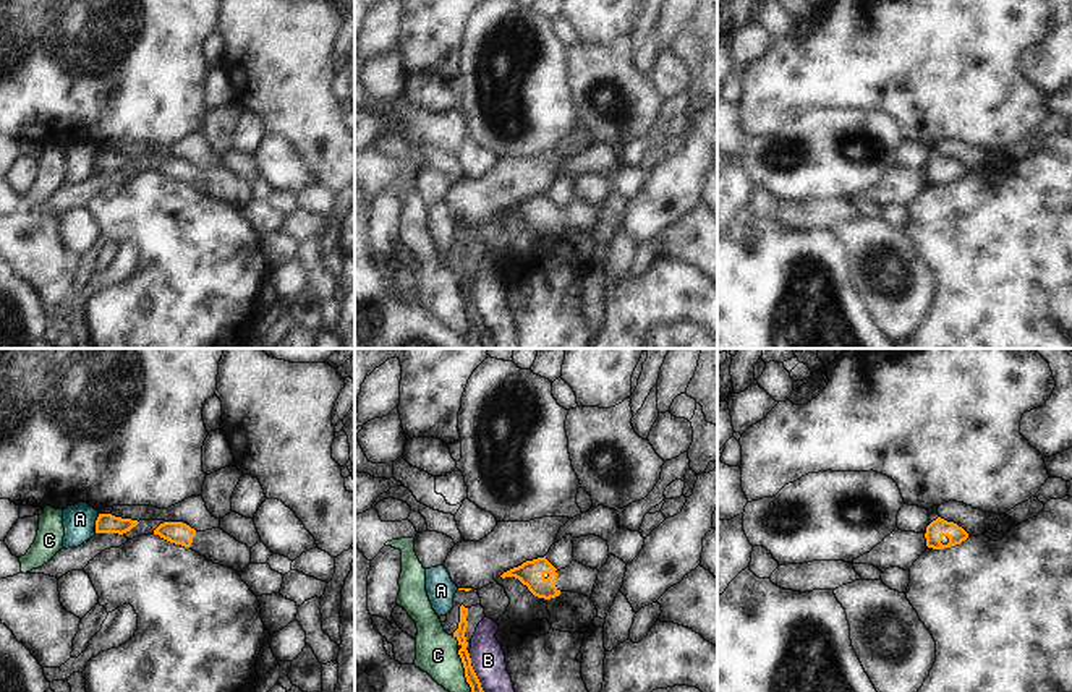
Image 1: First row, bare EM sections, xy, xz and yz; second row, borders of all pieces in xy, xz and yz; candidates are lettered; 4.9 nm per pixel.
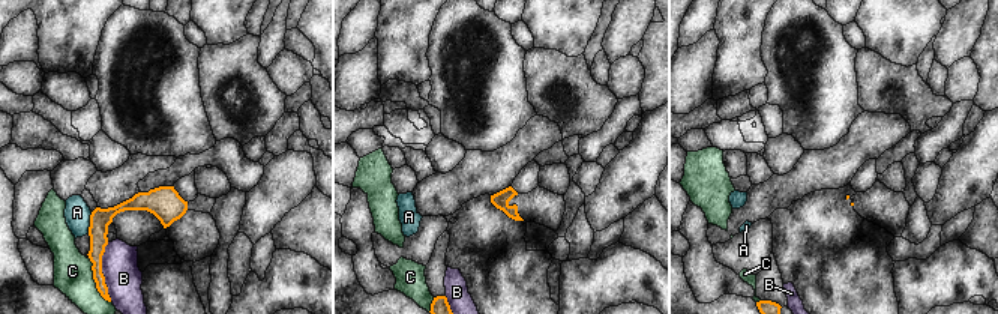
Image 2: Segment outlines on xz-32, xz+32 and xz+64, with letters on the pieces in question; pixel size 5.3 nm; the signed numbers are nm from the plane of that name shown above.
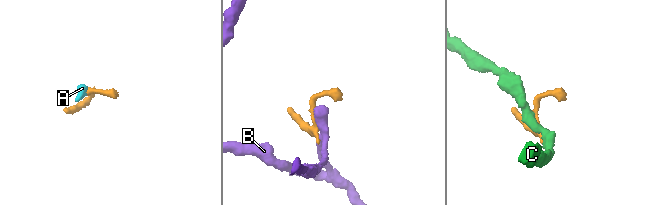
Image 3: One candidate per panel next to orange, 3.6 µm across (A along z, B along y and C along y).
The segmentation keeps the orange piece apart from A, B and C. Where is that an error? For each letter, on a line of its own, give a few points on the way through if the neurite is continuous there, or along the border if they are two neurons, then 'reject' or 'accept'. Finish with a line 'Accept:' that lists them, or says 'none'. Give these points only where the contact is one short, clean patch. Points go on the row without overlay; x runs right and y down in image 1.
A: border xy (99, 151), (94, 162); reject
B: border xz (467, 289), (484, 329); reject
C: reject
Accept: none

